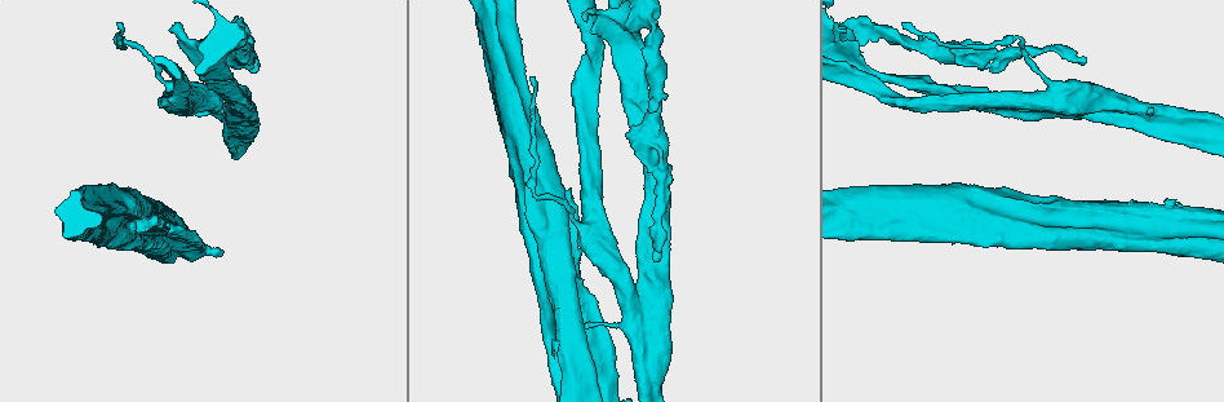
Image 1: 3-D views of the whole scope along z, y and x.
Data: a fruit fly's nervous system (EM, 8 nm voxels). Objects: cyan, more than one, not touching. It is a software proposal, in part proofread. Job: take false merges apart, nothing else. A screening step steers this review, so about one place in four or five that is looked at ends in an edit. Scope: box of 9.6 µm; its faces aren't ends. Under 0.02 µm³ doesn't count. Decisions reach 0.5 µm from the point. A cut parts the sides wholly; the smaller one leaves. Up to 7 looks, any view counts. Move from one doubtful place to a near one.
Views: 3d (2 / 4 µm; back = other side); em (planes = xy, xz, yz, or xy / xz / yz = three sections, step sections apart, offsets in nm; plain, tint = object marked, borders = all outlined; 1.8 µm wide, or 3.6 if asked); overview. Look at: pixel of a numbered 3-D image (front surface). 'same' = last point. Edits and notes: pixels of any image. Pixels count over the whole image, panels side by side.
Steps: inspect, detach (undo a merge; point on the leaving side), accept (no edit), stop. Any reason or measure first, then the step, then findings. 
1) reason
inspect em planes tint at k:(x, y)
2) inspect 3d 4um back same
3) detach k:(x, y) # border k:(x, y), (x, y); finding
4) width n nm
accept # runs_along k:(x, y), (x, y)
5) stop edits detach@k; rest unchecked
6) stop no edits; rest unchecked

sudden change in width
inspect 3d 4um at 1:(650, 391)

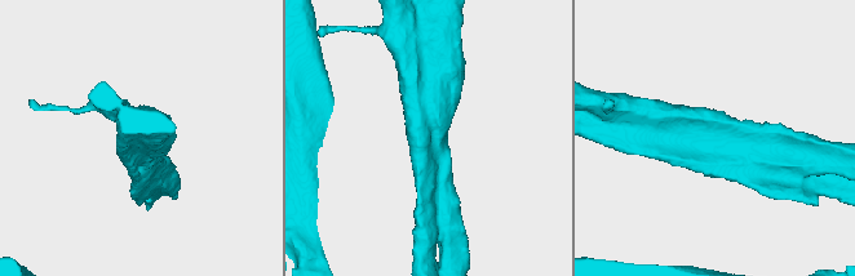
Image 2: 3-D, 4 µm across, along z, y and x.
inspect em 3.6um planes tint at 2:(715, 148)

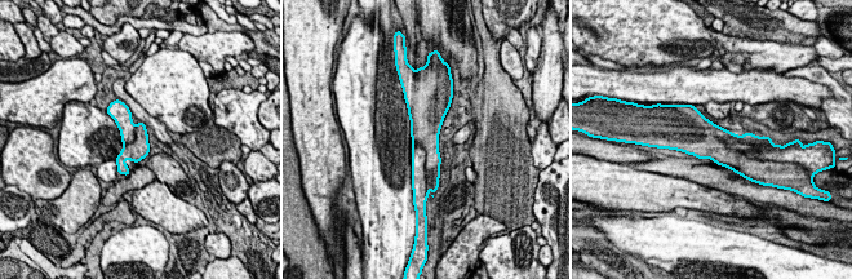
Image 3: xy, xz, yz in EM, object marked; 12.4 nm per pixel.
detach 3:(418, 176) # border 3:(413, 141), (424, 149), (427, 184); a second cell is stuck on

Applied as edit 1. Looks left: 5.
see it whole again
inspect overview

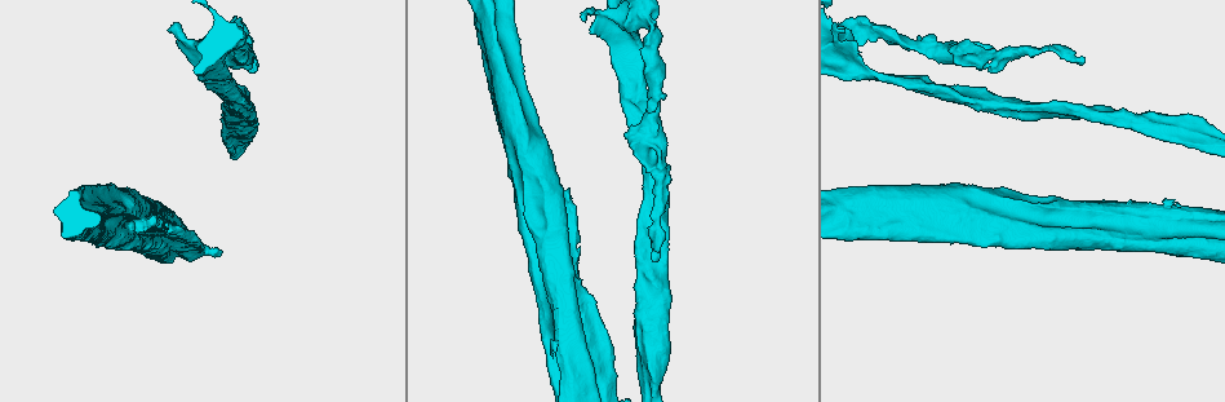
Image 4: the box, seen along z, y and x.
calibre changes
inspect em 3.6um planes plain at 4:(233, 37)

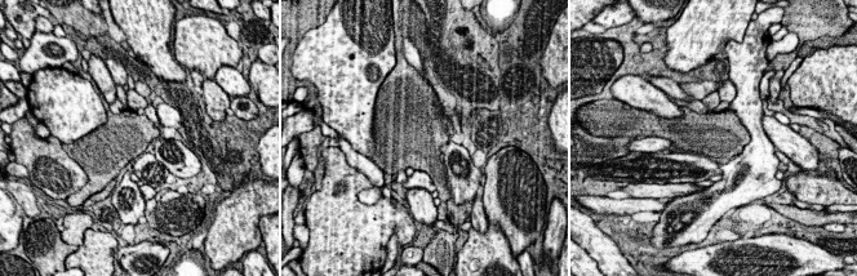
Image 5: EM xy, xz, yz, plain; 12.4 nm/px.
where the object lies
inspect em 3.6um planes tint same

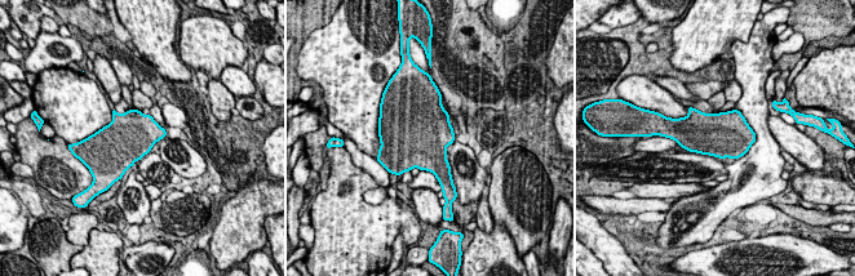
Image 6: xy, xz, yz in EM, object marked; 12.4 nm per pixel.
accept # all the same cell

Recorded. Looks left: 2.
stop edits detach@3; rest unchecked

